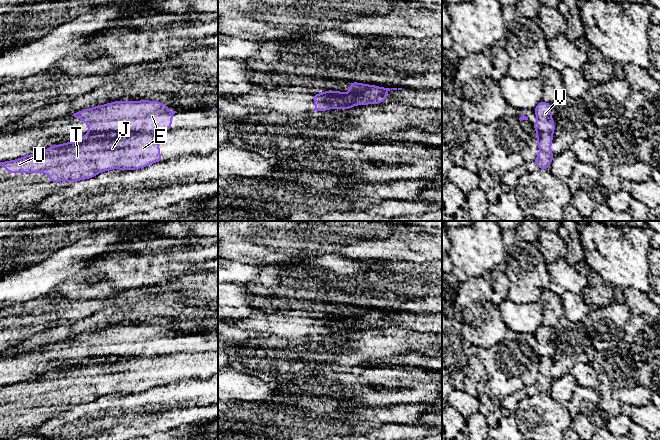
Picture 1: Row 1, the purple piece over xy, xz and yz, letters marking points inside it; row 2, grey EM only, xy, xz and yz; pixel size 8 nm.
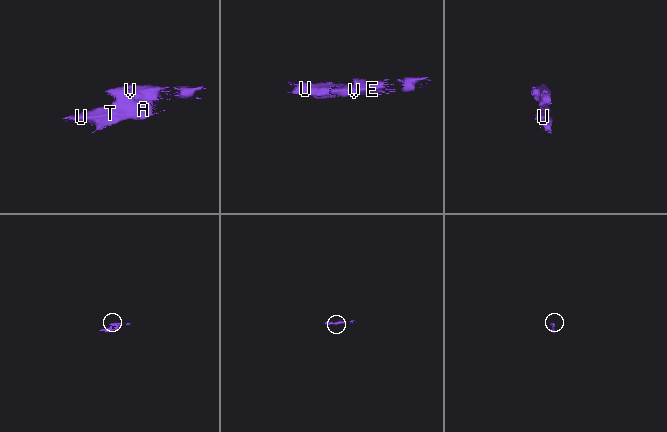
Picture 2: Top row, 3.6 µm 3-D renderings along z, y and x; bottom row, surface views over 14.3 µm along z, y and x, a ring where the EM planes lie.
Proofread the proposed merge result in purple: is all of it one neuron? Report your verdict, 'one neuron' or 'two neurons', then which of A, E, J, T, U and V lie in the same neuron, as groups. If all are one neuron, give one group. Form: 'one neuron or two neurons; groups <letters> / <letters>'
two neurons; groups A J T U / E V

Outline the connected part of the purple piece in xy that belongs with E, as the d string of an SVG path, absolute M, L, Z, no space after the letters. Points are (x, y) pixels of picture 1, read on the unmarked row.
M114 325L72 340L89 350L88 357L138 356L153 358L171 354L172 340L177 337L159 325Z

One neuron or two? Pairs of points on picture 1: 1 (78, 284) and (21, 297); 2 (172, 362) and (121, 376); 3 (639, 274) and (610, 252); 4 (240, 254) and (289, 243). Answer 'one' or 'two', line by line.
1: two
2: one
3: one
4: one

